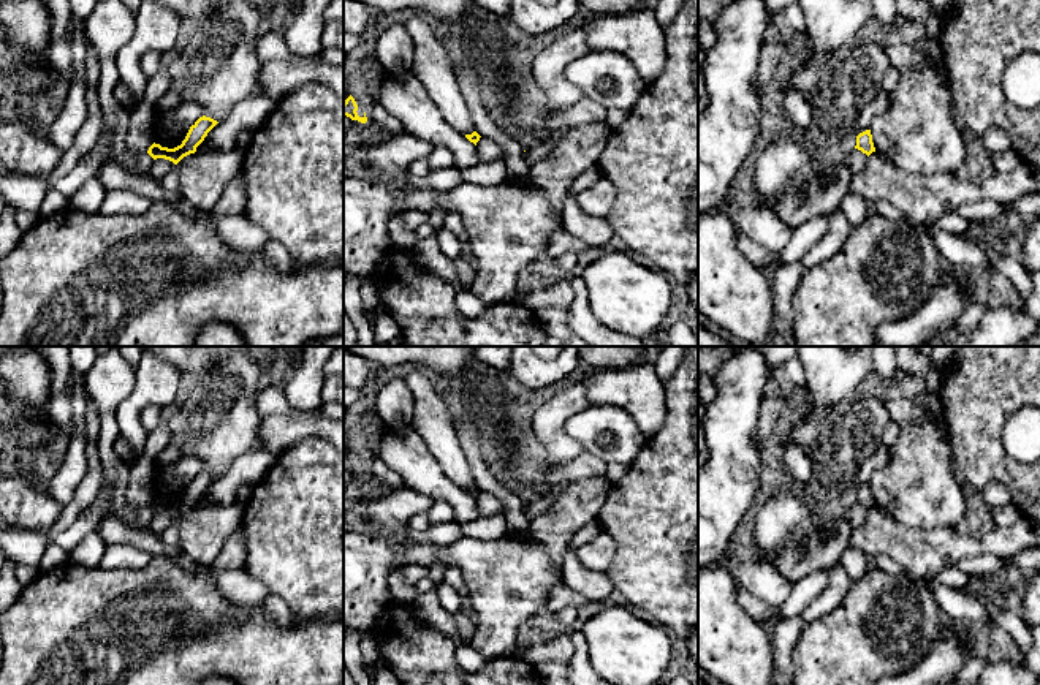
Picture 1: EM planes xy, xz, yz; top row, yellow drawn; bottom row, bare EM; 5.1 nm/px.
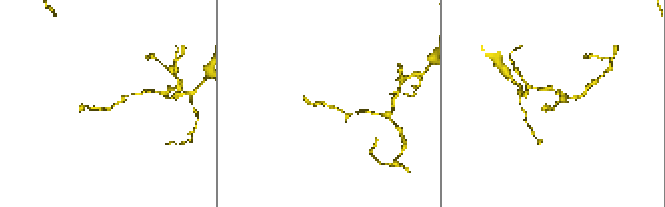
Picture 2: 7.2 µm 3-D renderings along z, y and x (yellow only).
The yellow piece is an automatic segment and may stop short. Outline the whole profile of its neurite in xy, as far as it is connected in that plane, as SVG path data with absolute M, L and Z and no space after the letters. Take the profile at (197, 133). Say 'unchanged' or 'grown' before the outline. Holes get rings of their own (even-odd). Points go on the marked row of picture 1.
unchanged; M199 117L188 130L185 139L180 146L174 149L161 147L160 144L152 144L147 153L157 160L165 158L177 165L184 157L195 153L196 147L204 141L207 133L217 125L218 122L211 117Z

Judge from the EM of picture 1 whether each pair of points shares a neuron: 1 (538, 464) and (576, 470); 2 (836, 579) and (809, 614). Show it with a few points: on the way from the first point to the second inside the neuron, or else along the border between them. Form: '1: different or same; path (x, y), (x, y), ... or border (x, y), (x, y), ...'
1: same; path (548, 470), (567, 470)
2: same; path (836, 587), (817, 606)

